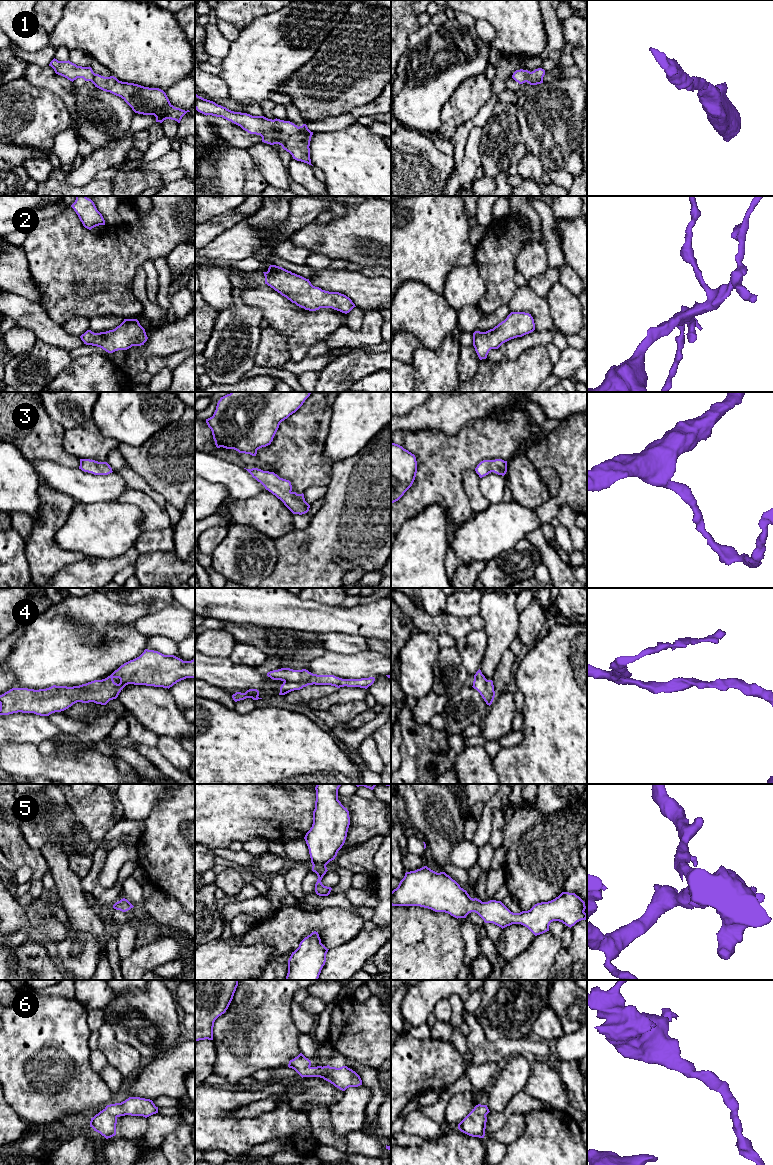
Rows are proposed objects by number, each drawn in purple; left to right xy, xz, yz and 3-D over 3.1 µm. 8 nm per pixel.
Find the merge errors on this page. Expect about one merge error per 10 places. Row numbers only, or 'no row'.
no row

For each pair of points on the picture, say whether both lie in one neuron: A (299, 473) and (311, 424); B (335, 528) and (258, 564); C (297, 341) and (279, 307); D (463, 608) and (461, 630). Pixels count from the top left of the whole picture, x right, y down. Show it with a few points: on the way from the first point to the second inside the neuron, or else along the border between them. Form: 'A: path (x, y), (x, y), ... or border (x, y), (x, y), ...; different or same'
A: path (299, 461), (299, 440), (302, 436); same
B: border (274, 539), (278, 558), (273, 572), (268, 577); different
C: path (297, 333), (297, 328), (284, 315); same
D: border (445, 612), (457, 616), (471, 616), (479, 613); different

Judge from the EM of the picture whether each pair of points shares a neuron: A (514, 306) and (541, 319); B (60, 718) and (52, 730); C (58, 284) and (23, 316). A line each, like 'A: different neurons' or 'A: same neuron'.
A: same neuron
B: different neurons
C: different neurons

